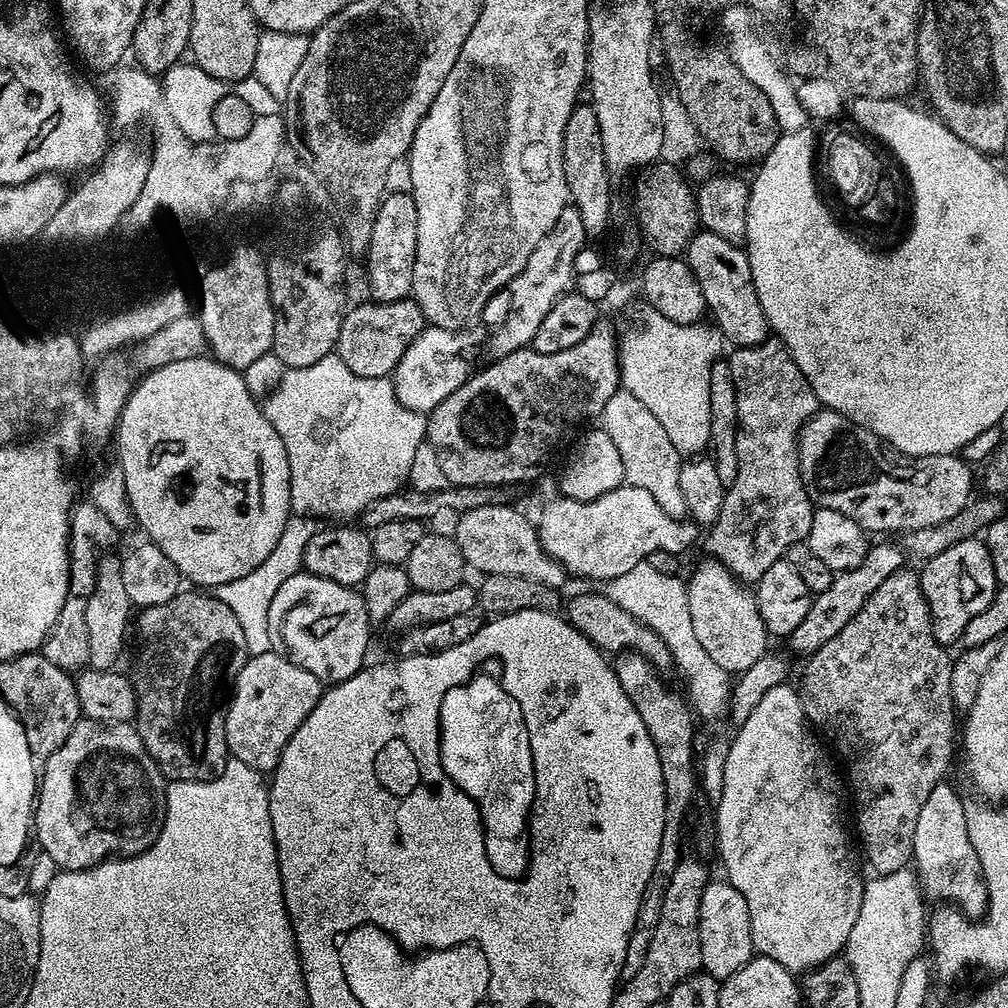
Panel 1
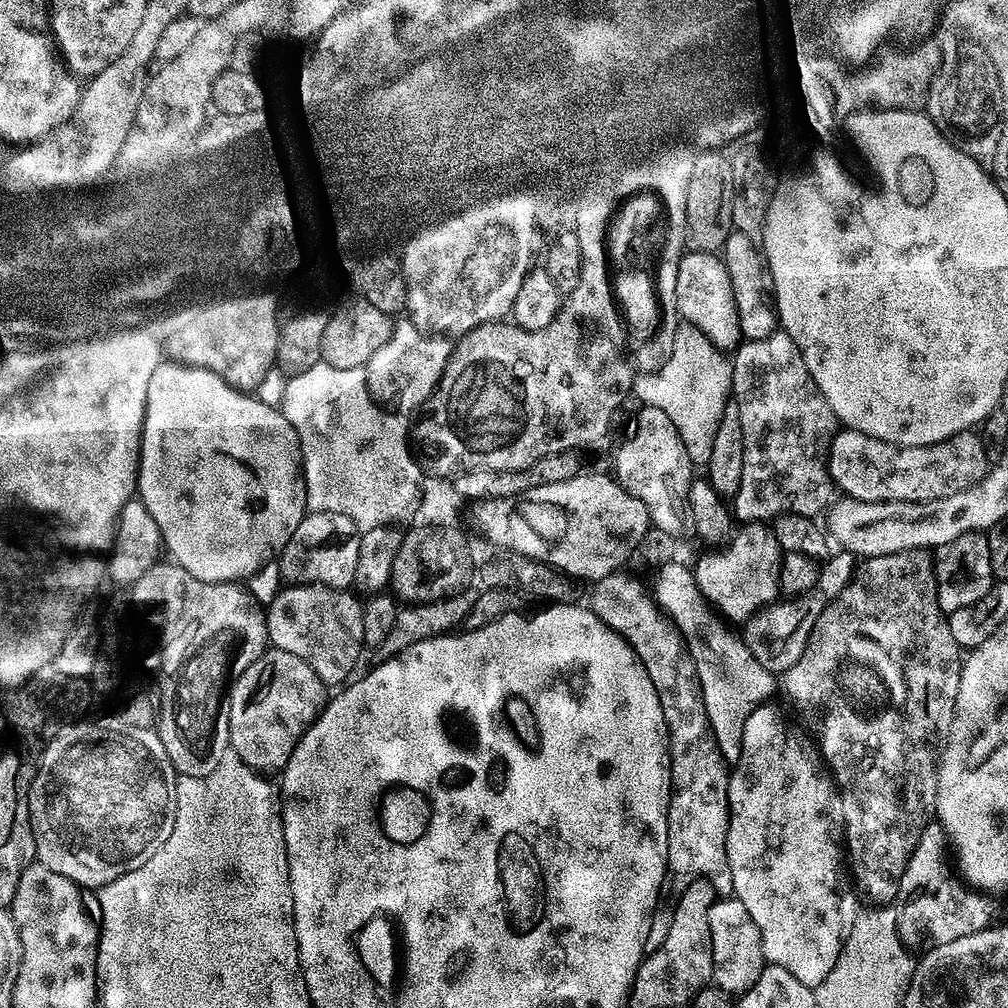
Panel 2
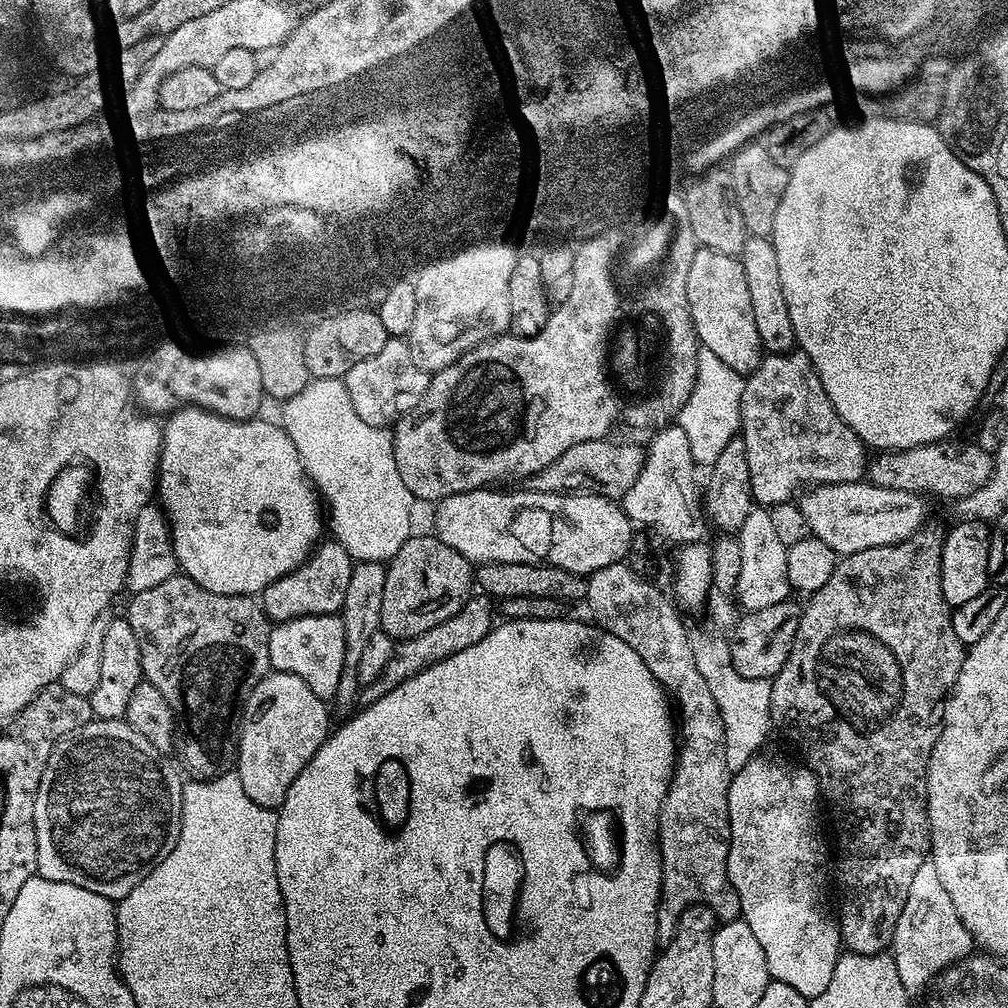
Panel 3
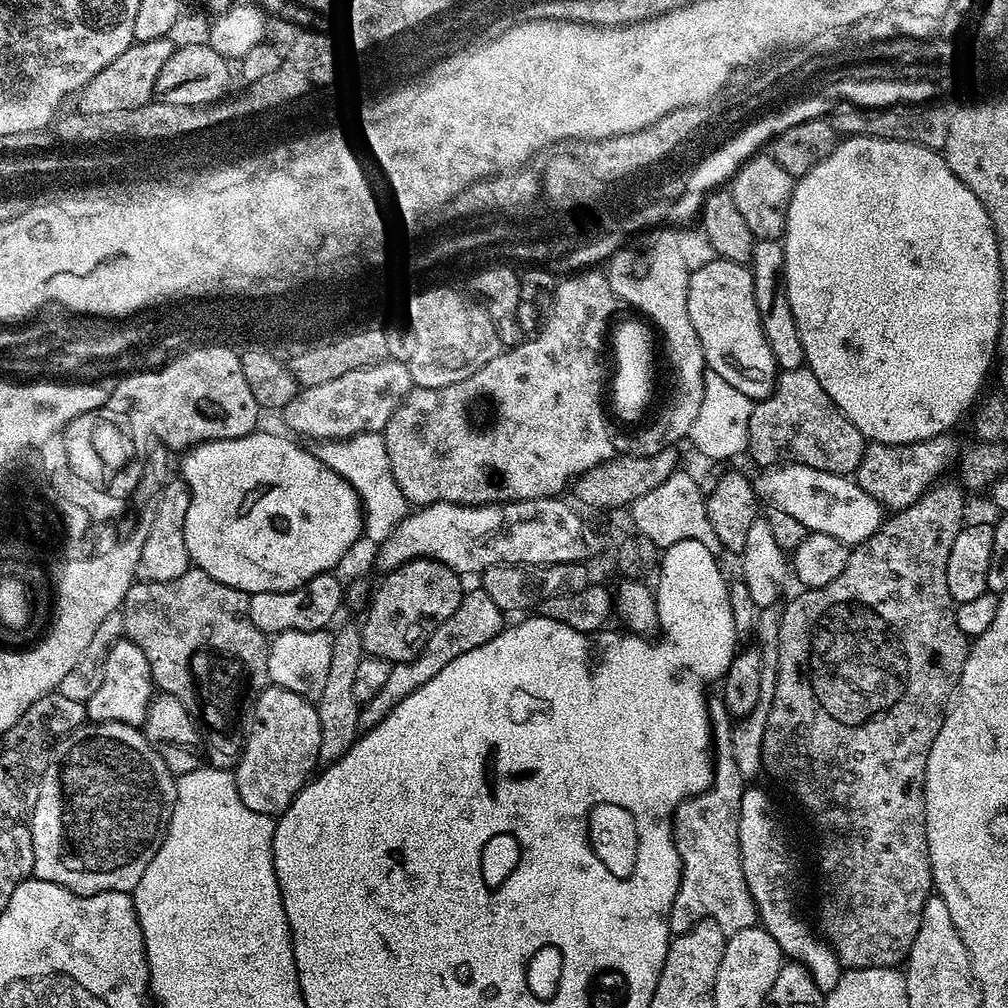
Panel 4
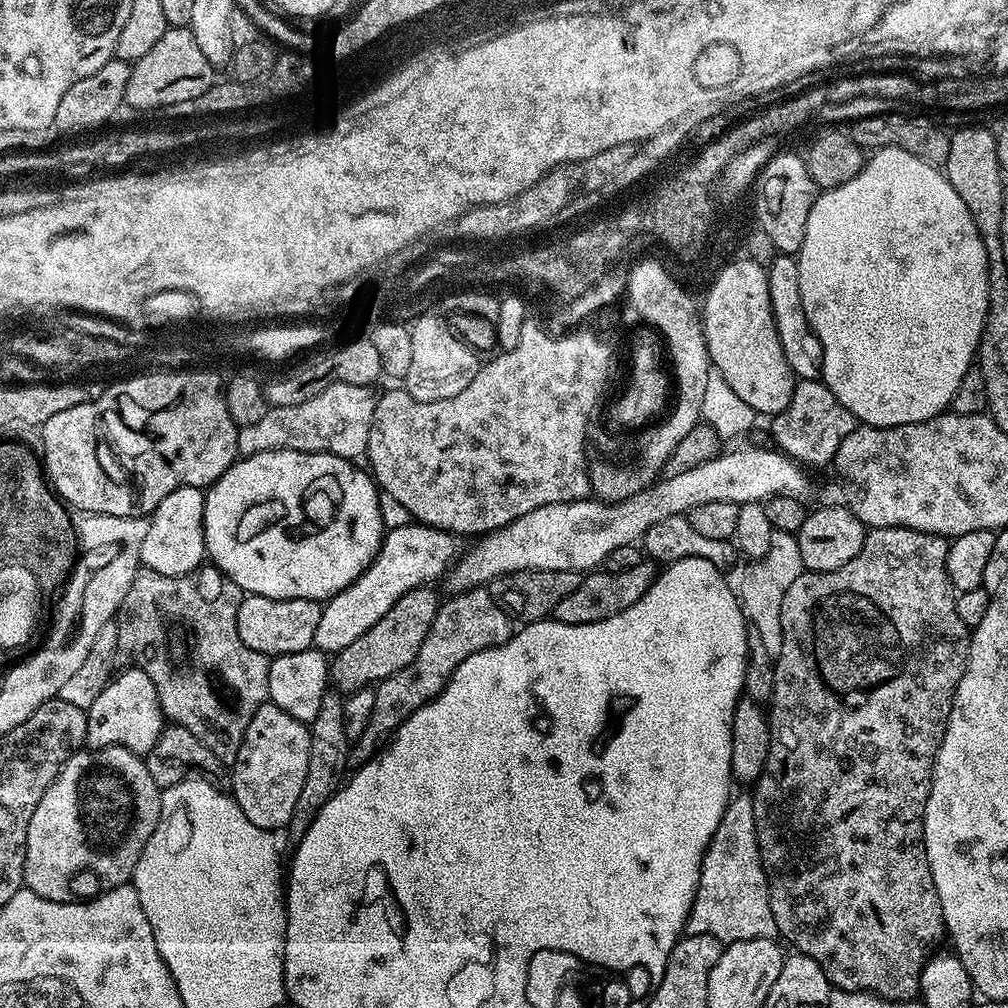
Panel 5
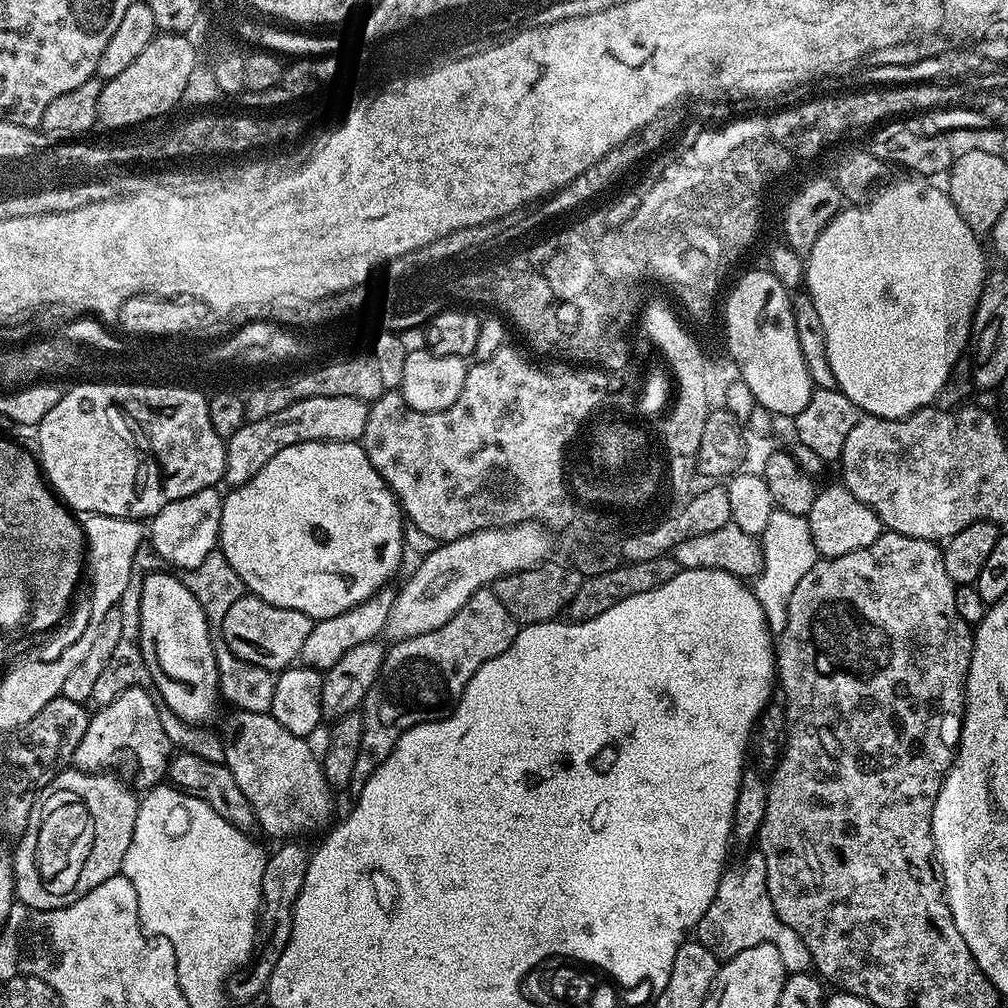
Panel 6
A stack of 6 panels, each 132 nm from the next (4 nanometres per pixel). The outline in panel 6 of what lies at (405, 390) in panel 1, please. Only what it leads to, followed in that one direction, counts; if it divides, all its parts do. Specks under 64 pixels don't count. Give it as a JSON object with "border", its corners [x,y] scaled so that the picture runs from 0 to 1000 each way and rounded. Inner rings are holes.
{"border":[[[313,393],[294,397],[284,407],[268,411],[268,415],[245,418],[236,428],[225,434],[222,442],[222,475],[226,482],[243,480],[284,442],[292,442],[309,437],[360,438],[365,414],[365,401],[355,395],[342,393]]]}

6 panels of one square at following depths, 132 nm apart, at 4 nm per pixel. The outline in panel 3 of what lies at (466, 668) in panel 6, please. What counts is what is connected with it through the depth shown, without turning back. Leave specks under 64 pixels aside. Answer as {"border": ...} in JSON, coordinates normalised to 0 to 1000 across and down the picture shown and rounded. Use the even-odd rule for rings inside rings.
{"border":[[[469,589],[462,597],[462,601],[458,601],[458,605],[450,609],[450,613],[442,613],[442,617],[435,617],[435,621],[423,625],[423,629],[415,629],[406,635],[396,636],[387,657],[383,657],[383,665],[379,665],[379,669],[375,669],[371,677],[356,684],[356,697],[370,698],[375,692],[385,688],[391,681],[406,675],[411,669],[434,659],[437,655],[446,653],[446,649],[454,649],[454,645],[462,645],[462,641],[470,641],[470,637],[478,637],[478,633],[482,633],[482,629],[490,622],[488,607],[490,611],[490,599],[485,592]]]}

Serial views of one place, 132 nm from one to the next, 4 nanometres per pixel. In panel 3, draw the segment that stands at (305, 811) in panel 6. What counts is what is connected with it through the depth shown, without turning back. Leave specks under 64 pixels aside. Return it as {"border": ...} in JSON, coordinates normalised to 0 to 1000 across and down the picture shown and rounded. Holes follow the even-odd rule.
{"border":[[[270,665],[255,677],[240,703],[232,759],[240,784],[244,784],[252,796],[277,803],[292,772],[300,768],[304,756],[312,752],[327,729],[325,701],[308,681],[304,681],[304,677],[300,677],[300,673],[292,669]]]}

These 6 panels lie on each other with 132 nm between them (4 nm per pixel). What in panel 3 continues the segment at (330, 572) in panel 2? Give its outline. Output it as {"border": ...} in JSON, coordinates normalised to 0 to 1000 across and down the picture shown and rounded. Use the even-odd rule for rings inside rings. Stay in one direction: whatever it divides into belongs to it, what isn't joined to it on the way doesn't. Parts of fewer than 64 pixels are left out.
{"border":[[[332,534],[323,536],[314,539],[310,551],[291,567],[276,573],[257,588],[256,598],[262,604],[267,616],[277,617],[301,611],[336,608],[339,597],[343,597],[343,585],[347,578],[351,557]]]}

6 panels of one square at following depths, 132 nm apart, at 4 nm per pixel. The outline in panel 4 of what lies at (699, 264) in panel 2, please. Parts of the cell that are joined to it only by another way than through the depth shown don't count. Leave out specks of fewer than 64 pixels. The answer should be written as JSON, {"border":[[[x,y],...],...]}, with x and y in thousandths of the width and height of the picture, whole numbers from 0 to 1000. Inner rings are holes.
{"border":[[[705,256],[695,266],[688,265],[683,275],[685,319],[692,327],[699,362],[720,375],[728,387],[736,387],[747,399],[758,397],[768,387],[772,366],[764,339],[756,327],[748,296],[746,271],[739,263]]]}

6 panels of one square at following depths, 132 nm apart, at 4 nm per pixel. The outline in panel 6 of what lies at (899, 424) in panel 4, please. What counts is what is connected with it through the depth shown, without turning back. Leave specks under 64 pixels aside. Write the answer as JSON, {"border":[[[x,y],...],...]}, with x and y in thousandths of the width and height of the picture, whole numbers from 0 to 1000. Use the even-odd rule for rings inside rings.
{"border":[[[901,177],[903,179],[889,179],[886,183],[881,183],[862,202],[854,201],[852,204],[841,204],[830,212],[824,220],[817,225],[815,232],[812,232],[812,236],[808,240],[808,244],[800,251],[800,265],[798,268],[798,276],[800,279],[800,289],[803,296],[808,300],[808,308],[812,308],[812,316],[815,319],[815,331],[819,339],[819,355],[823,359],[823,367],[827,369],[829,376],[829,384],[835,391],[839,391],[839,395],[843,395],[843,399],[847,399],[847,403],[851,403],[854,410],[862,413],[870,413],[876,417],[886,417],[887,415],[895,415],[902,413],[904,409],[910,409],[913,405],[922,404],[928,398],[929,392],[935,387],[935,383],[938,379],[938,375],[942,375],[942,367],[957,352],[958,346],[962,341],[964,331],[964,313],[970,304],[970,296],[974,292],[974,284],[976,283],[976,275],[978,273],[978,265],[976,266],[976,246],[972,243],[973,235],[964,230],[962,224],[954,218],[954,214],[947,206],[946,199],[940,194],[939,189],[936,186],[928,187],[928,182],[922,181],[917,177]]]}

